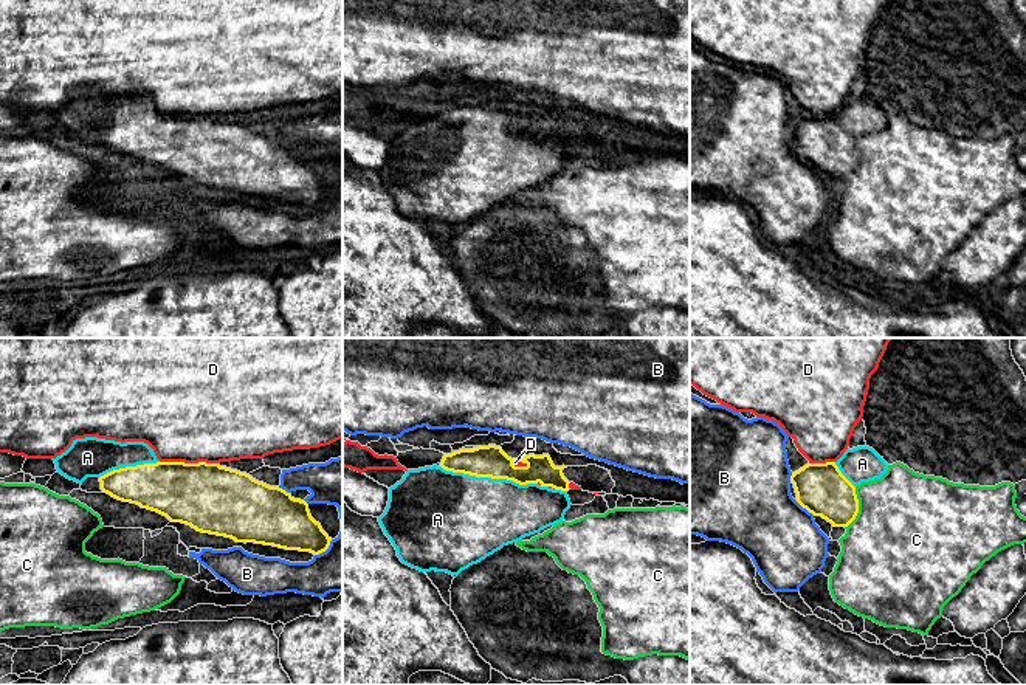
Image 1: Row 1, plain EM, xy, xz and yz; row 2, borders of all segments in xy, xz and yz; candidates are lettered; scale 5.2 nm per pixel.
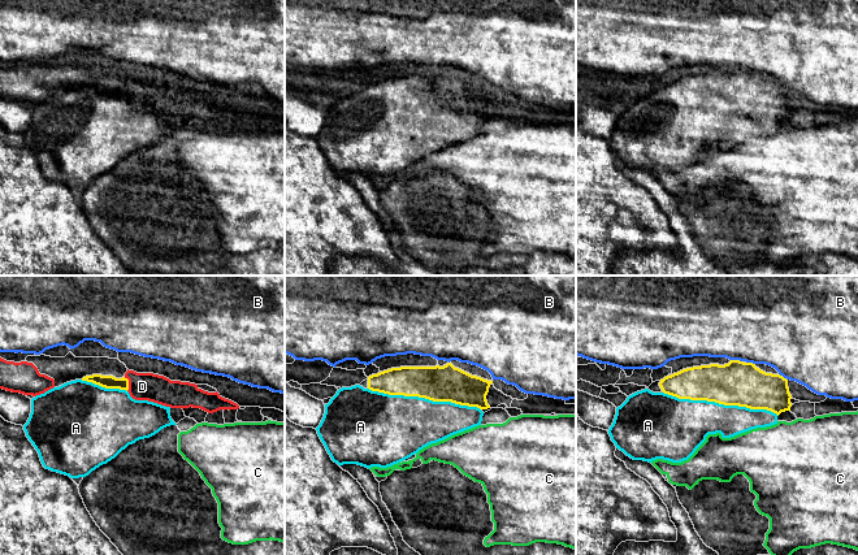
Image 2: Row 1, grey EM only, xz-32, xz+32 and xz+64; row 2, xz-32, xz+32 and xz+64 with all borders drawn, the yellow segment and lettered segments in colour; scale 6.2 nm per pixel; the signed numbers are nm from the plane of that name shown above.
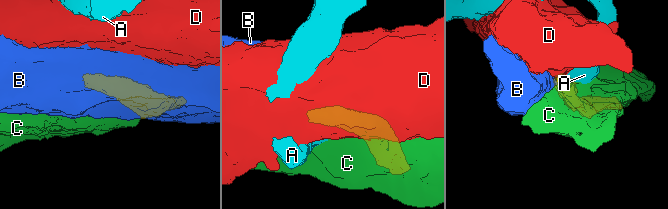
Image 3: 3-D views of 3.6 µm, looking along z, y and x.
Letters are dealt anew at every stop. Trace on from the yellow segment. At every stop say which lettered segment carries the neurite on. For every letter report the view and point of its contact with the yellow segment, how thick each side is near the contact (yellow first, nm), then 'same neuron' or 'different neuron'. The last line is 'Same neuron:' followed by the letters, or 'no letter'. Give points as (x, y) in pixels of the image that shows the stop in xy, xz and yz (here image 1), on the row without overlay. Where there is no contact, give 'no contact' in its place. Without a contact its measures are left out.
A: xz (488, 129) | 160/440 nm | same neuron
B: yz (805, 160) | 260/400 nm | different neuron
C: yz (857, 160) | 260/480 nm | different neuron
D: xy (189, 117) | 360/480 nm | different neuron
Same neuron: A

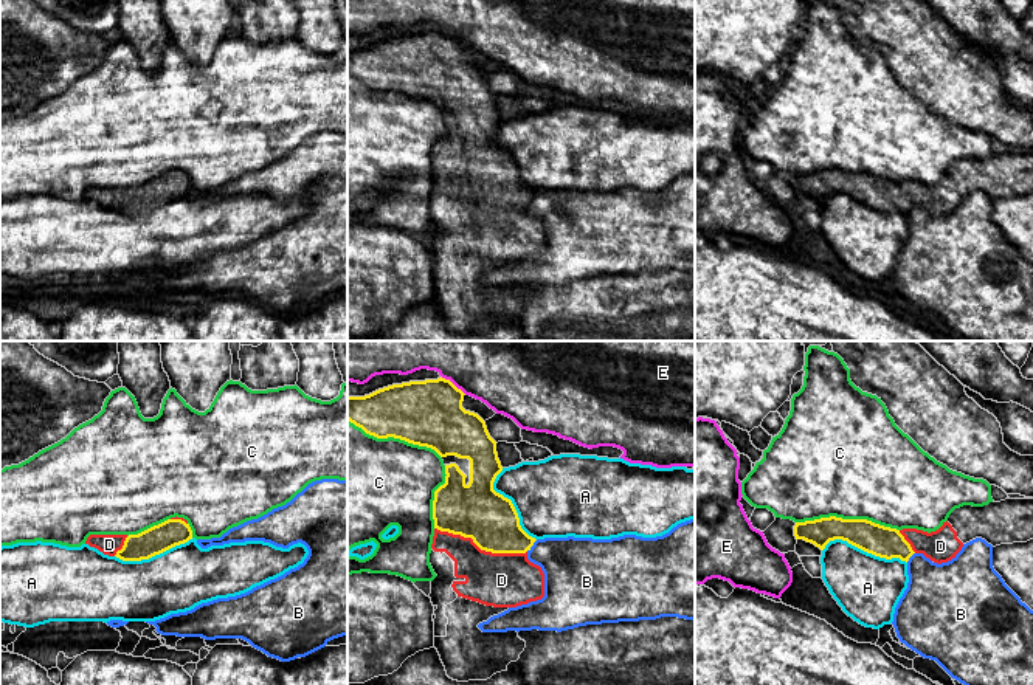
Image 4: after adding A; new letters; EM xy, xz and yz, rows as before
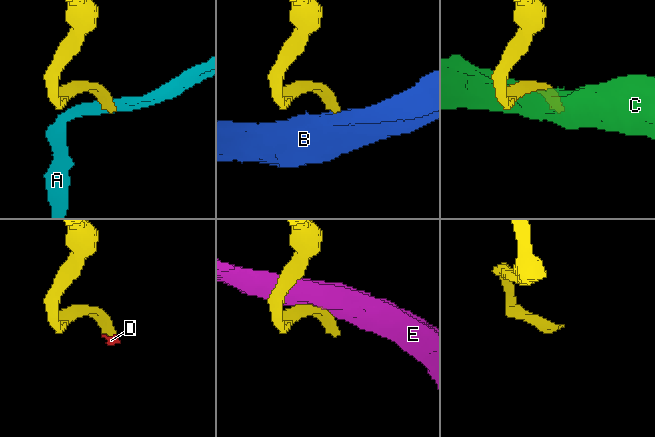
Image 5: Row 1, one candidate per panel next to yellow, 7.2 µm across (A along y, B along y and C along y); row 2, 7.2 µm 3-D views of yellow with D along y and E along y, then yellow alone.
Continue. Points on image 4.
A: yz (864, 203) | 160/340 nm | different neuron
B: xz (531, 199) | 280/320 nm | different neuron
C: yz (847, 172) | 160/500 nm | different neuron
D: xz (481, 202) | 280/280 nm | same neuron
E: xz (452, 36) | 340/300 nm | different neuron
Same neuron: D

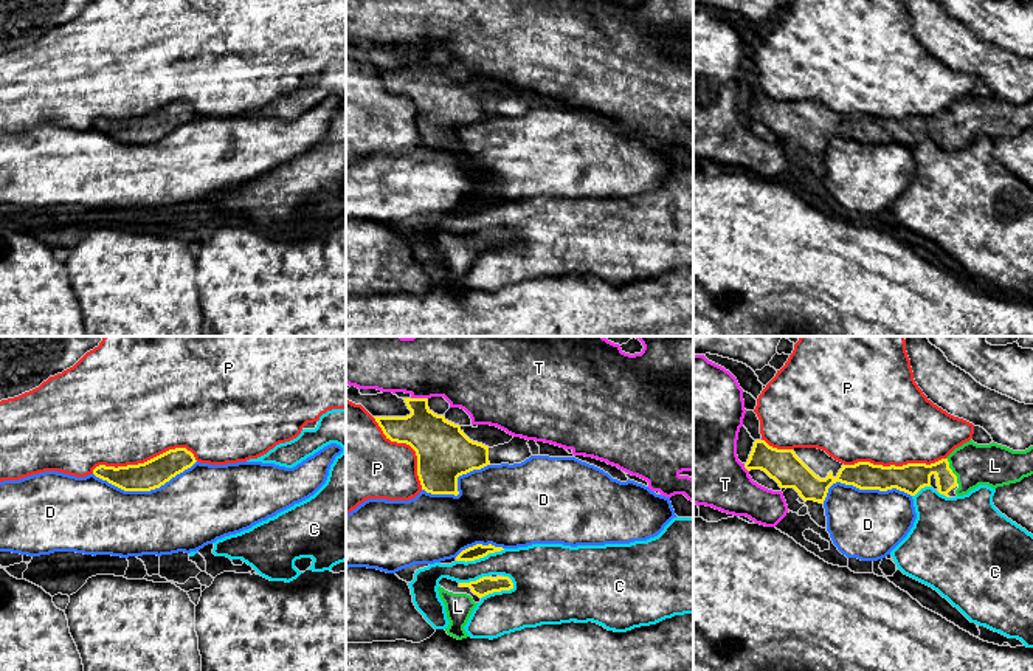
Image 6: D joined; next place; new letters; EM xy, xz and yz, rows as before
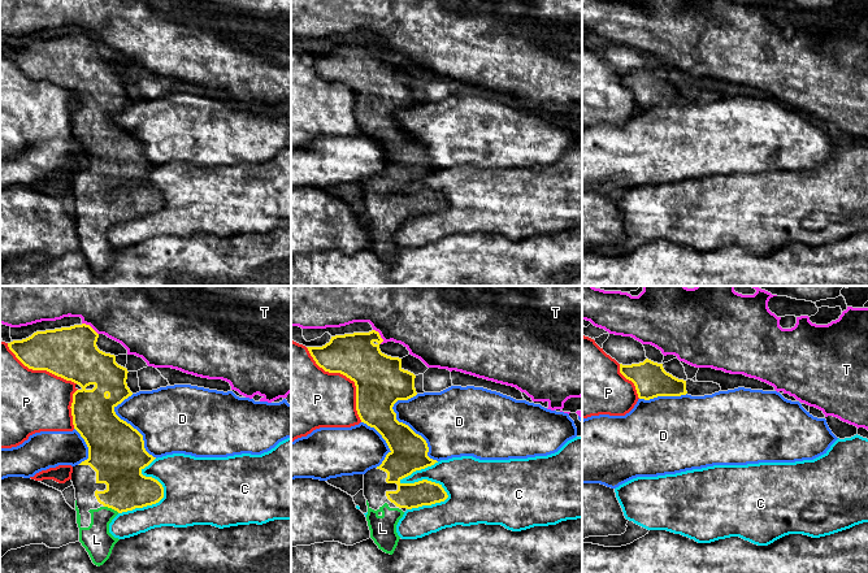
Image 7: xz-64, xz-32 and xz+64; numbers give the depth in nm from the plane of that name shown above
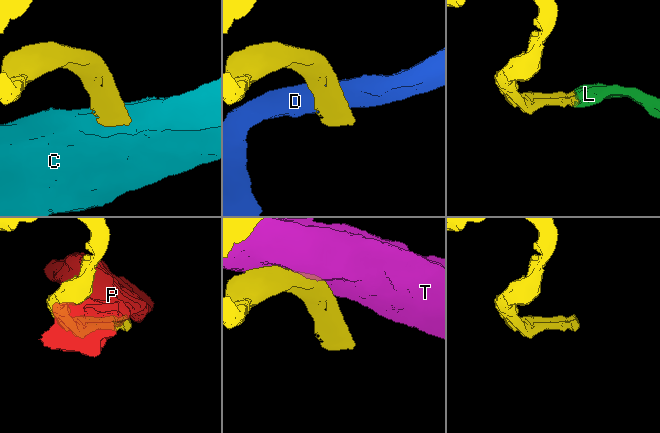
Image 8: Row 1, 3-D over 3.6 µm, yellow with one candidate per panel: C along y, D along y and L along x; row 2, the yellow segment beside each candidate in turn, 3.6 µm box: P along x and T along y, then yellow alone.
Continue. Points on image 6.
C: xz (480, 209) | 70/200 nm | different neuron
D: xy (145, 143) | 150/380 nm | different neuron
L: yz (951, 123) | 150/220 nm | same neuron
P: xy (145, 115) | 150/500 nm | different neuron
T: xz (419, 51) | 260/300 nm | different neuron
Same neuron: L

